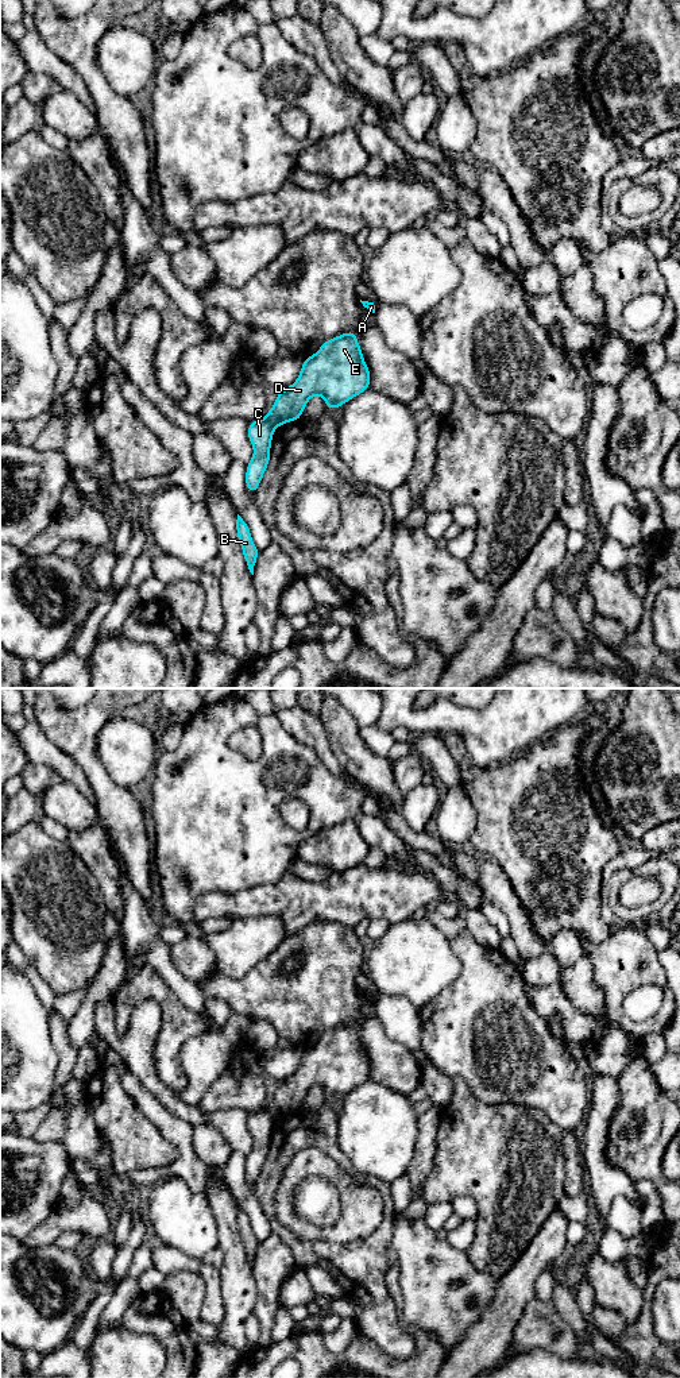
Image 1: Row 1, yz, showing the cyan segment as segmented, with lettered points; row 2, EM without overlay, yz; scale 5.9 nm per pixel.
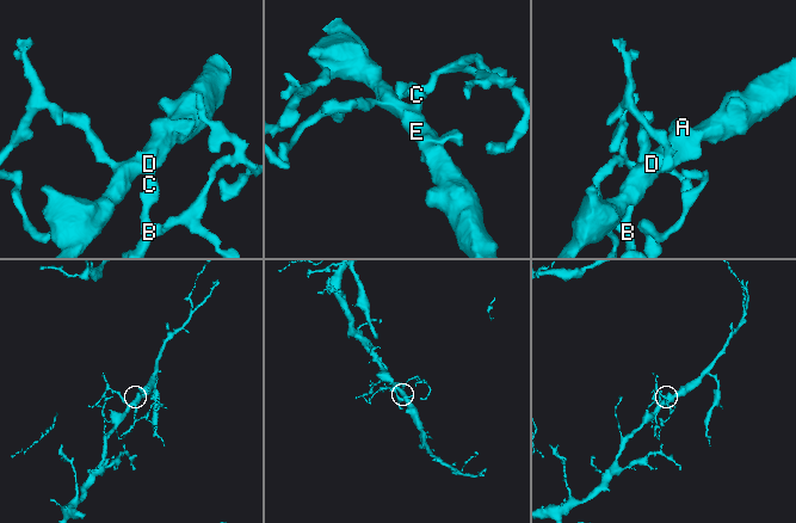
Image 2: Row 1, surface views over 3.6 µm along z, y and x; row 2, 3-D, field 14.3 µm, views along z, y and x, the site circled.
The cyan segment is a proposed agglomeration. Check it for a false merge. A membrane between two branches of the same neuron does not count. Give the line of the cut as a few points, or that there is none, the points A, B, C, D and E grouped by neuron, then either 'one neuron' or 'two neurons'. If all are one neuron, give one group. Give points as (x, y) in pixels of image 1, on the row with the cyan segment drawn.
cut in yz along (265, 417), (274, 428); A D E / B C; two neurons

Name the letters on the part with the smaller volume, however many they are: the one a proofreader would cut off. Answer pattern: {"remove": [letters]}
{"remove": ["B", "C"]}

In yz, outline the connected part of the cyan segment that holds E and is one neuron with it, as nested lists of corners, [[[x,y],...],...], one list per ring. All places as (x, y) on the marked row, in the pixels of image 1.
[[[345,332],[305,358],[297,381],[278,393],[266,420],[275,429],[300,420],[313,395],[322,397],[329,409],[336,409],[368,387],[370,370],[356,335]]]

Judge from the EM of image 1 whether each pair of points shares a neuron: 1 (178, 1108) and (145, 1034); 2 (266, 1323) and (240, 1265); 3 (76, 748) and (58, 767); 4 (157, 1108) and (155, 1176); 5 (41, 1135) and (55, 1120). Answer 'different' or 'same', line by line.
1: same
2: different
3: different
4: same
5: same

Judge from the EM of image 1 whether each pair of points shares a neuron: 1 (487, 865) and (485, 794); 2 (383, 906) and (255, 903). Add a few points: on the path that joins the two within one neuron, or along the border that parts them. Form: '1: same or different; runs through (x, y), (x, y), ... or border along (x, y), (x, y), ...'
1: different; border along (487, 856), (501, 867), (509, 880)
2: same; runs through (351, 902), (288, 902)

